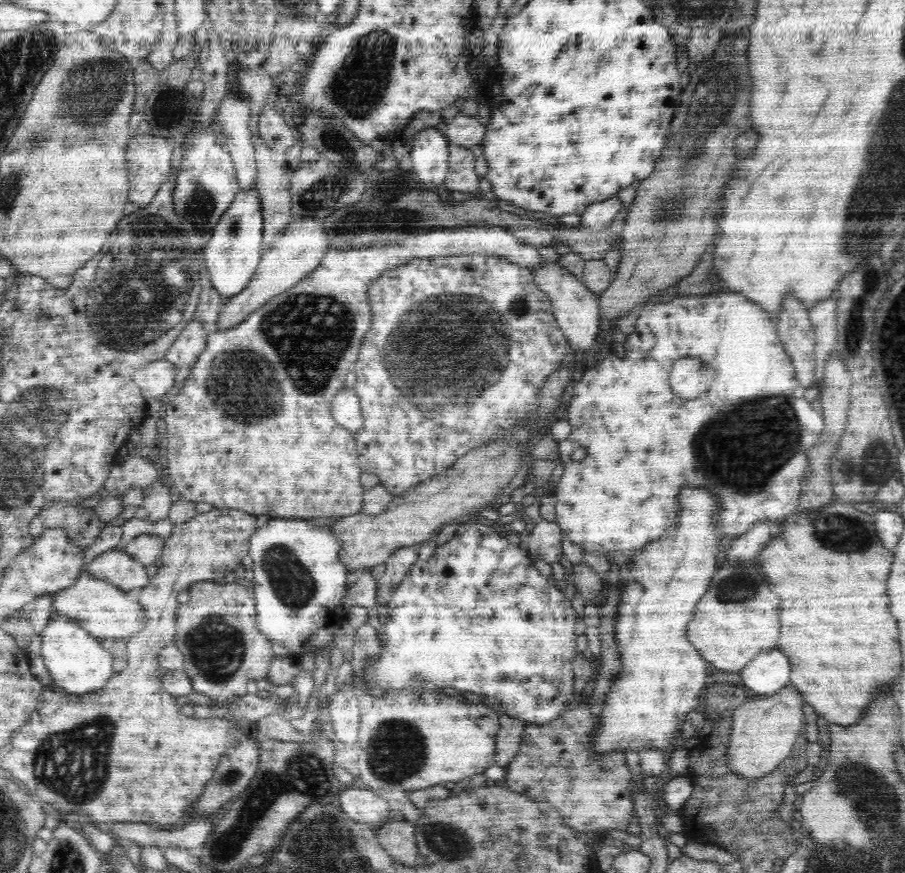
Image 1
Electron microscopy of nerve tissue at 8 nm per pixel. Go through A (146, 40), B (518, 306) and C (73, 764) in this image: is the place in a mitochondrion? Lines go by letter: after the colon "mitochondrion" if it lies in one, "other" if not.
A: other
B: mitochondrion
C: mitochondrion

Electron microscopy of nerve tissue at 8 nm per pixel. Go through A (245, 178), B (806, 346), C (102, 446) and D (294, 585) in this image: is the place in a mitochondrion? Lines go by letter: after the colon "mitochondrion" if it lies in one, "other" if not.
A: other
B: other
C: other
D: mitochondrion

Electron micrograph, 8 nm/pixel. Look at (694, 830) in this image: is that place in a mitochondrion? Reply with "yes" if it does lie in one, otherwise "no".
no

